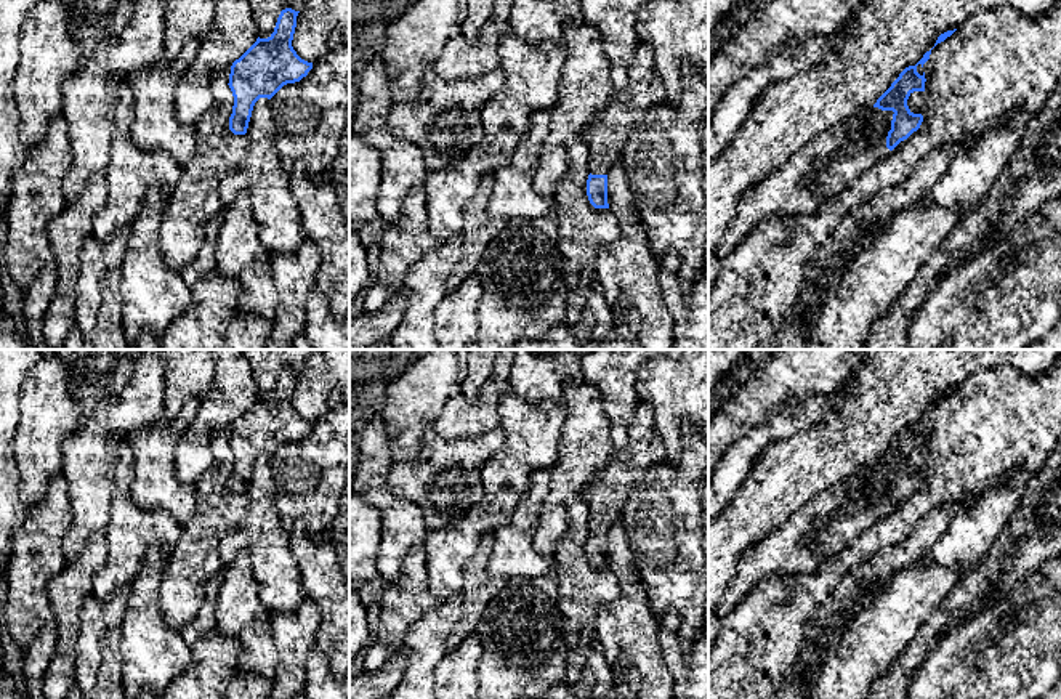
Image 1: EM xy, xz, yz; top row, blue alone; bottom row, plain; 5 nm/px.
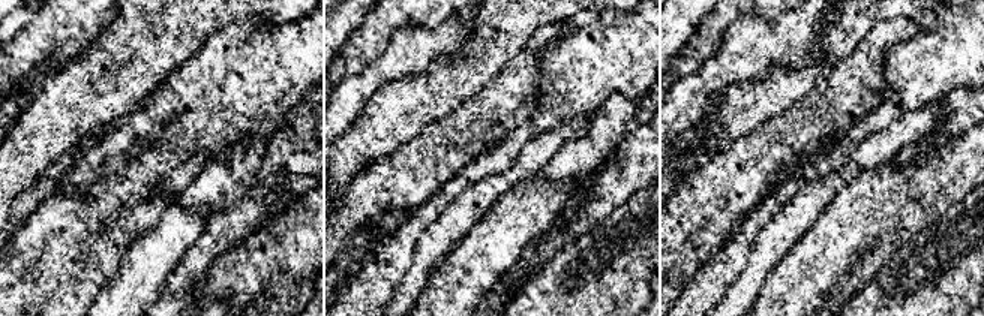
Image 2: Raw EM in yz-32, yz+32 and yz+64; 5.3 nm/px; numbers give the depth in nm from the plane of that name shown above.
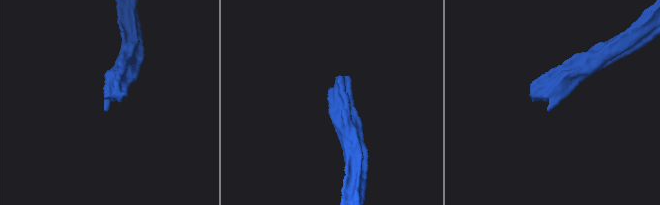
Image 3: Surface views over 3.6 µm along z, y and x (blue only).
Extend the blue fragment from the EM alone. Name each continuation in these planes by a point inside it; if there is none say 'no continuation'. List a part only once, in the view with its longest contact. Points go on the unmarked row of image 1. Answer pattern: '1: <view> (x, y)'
1: yz (811, 534)

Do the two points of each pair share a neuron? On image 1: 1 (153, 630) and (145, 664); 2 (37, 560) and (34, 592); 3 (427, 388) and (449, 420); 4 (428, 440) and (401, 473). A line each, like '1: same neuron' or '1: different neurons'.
1: same neuron
2: same neuron
3: different neurons
4: same neuron

